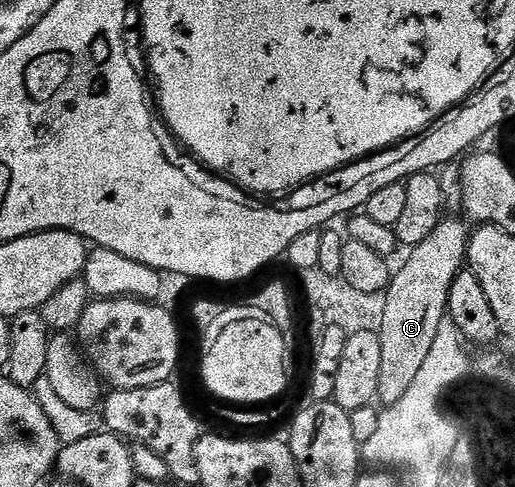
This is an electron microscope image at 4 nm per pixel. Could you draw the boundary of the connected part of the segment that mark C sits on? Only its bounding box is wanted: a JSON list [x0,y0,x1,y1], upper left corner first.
[378,218,470,404]

